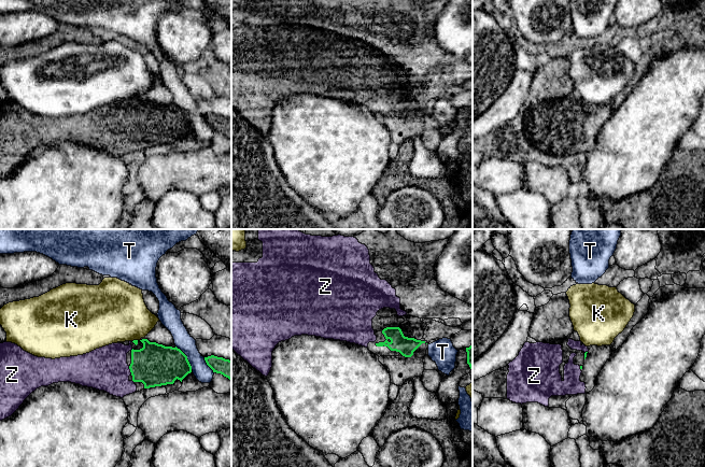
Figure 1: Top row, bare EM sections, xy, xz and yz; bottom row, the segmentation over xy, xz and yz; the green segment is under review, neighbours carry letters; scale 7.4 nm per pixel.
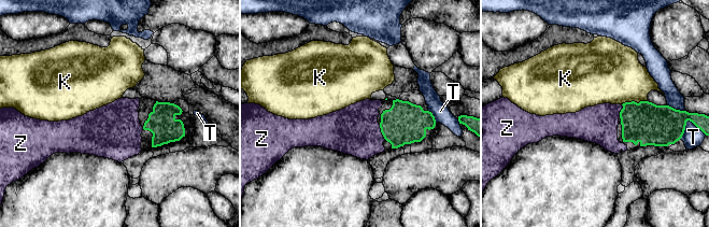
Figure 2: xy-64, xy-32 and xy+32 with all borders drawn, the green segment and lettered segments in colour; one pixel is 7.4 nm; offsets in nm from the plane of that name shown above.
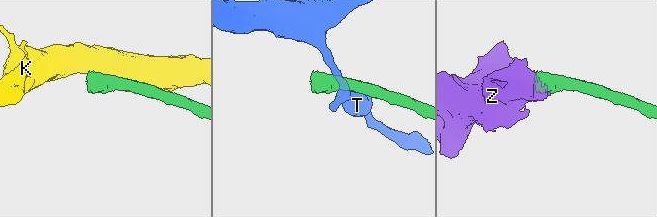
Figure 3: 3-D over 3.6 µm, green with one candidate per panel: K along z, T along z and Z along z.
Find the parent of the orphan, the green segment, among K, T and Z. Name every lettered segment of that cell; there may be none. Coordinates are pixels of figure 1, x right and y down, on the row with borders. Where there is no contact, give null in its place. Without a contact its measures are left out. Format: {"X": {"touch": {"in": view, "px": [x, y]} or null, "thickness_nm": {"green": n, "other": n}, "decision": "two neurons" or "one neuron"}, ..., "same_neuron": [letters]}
{"K": {"touch": {"in": "xy", "px": [135, 340]}, "thickness_nm": {"green": 30, "other": 440}, "decision": "two neurons"}, "T": {"touch": {"in": "xy", "px": [186, 357]}, "thickness_nm": {"green": 320, "other": 140}, "decision": "two neurons"}, "Z": {"touch": {"in": "xy", "px": [130, 370]}, "thickness_nm": {"green": 320, "other": 320}, "decision": "one neuron"}, "same_neuron": ["Z"]}

